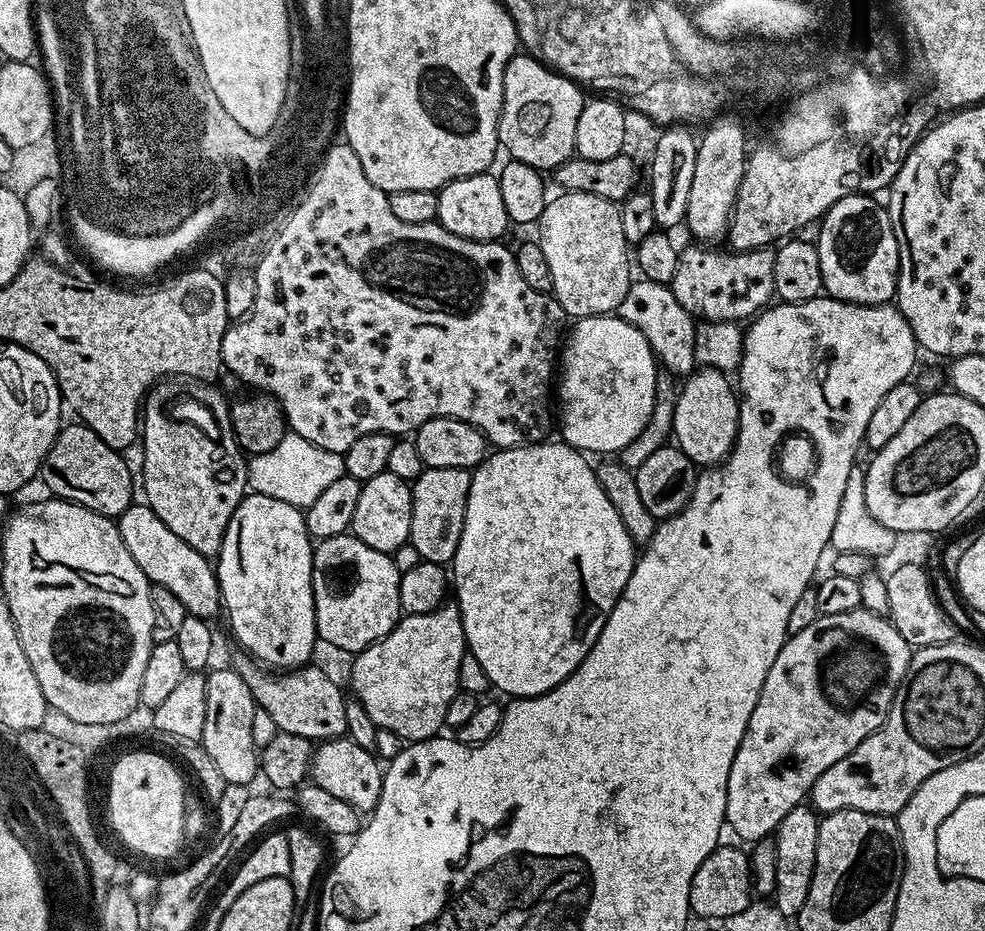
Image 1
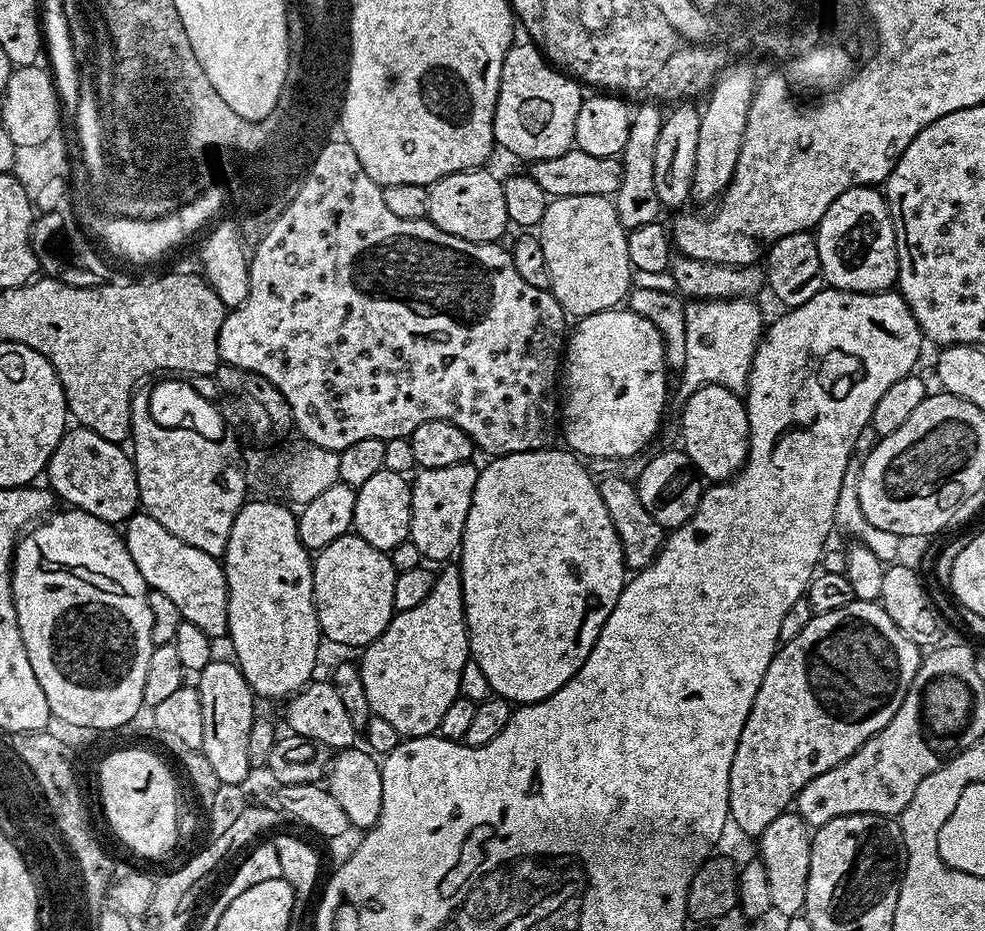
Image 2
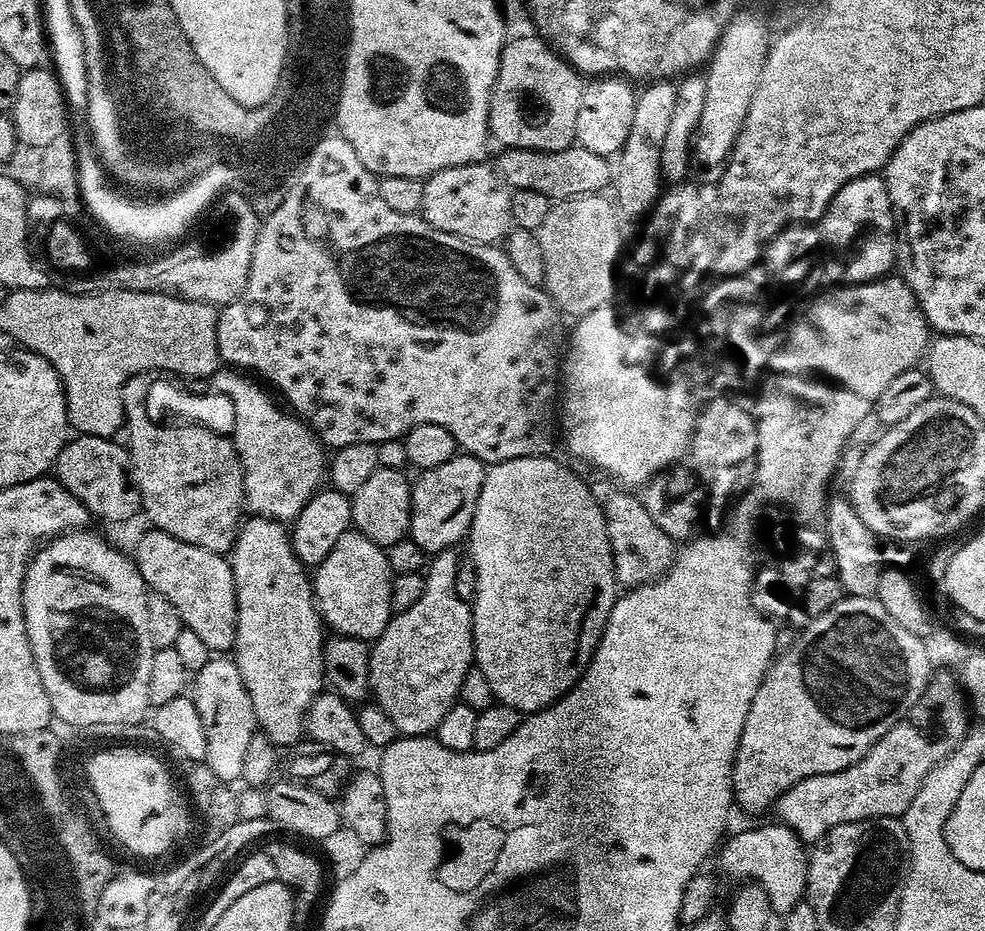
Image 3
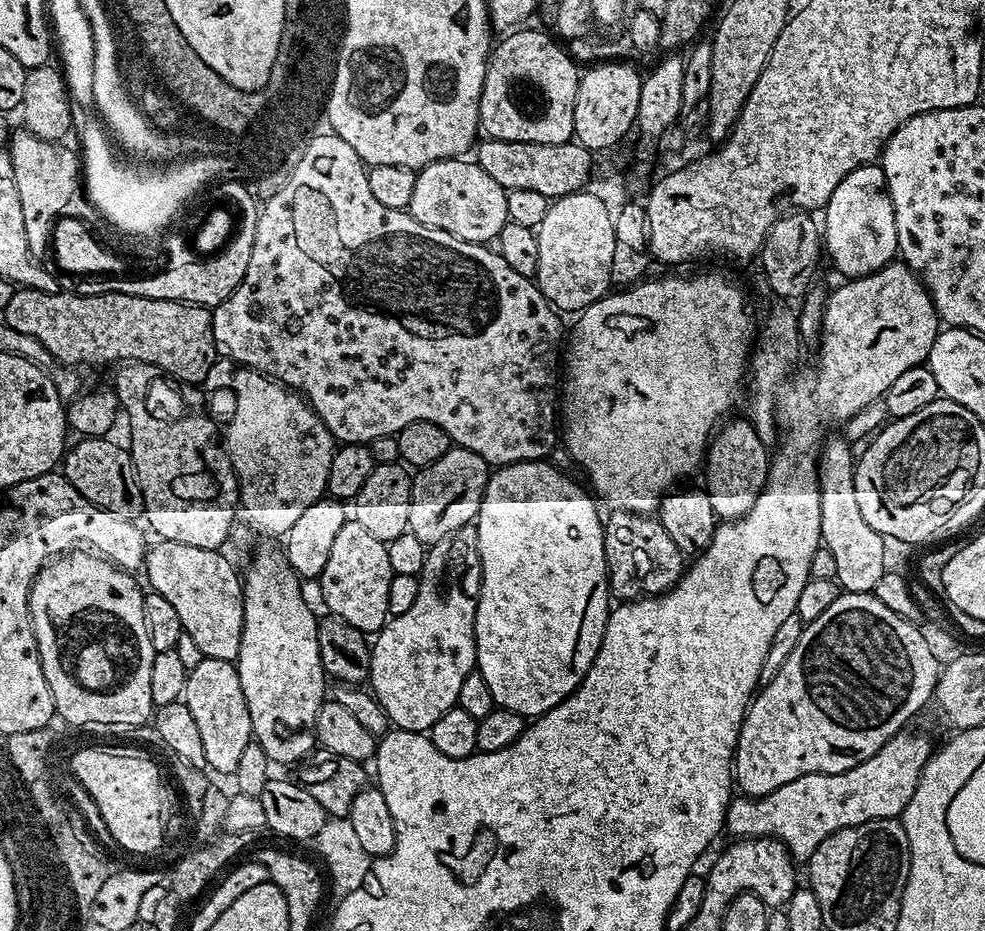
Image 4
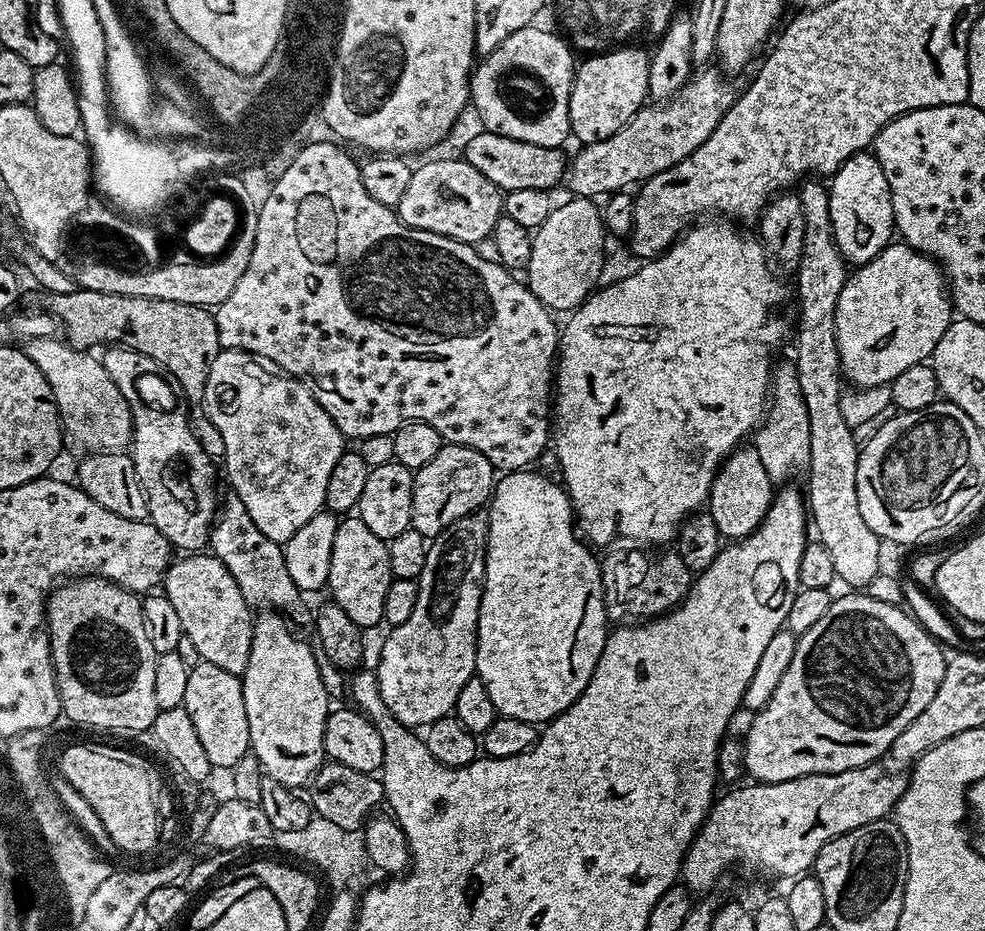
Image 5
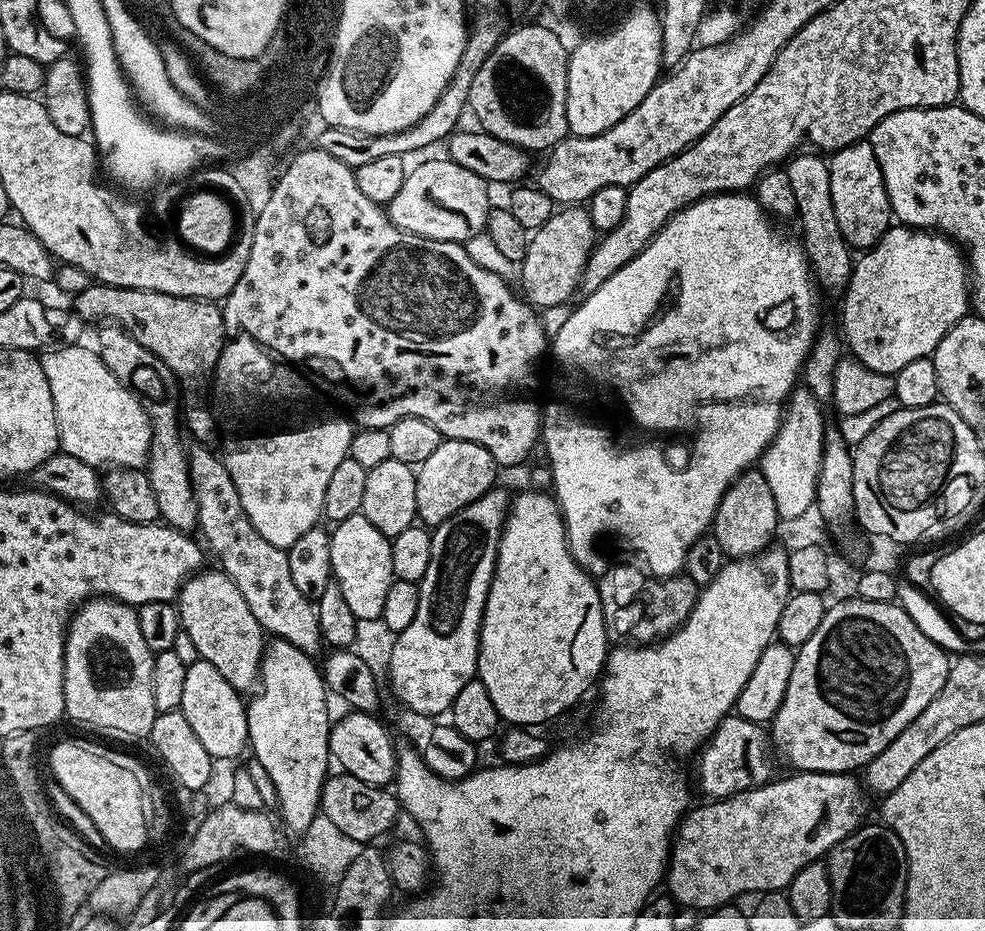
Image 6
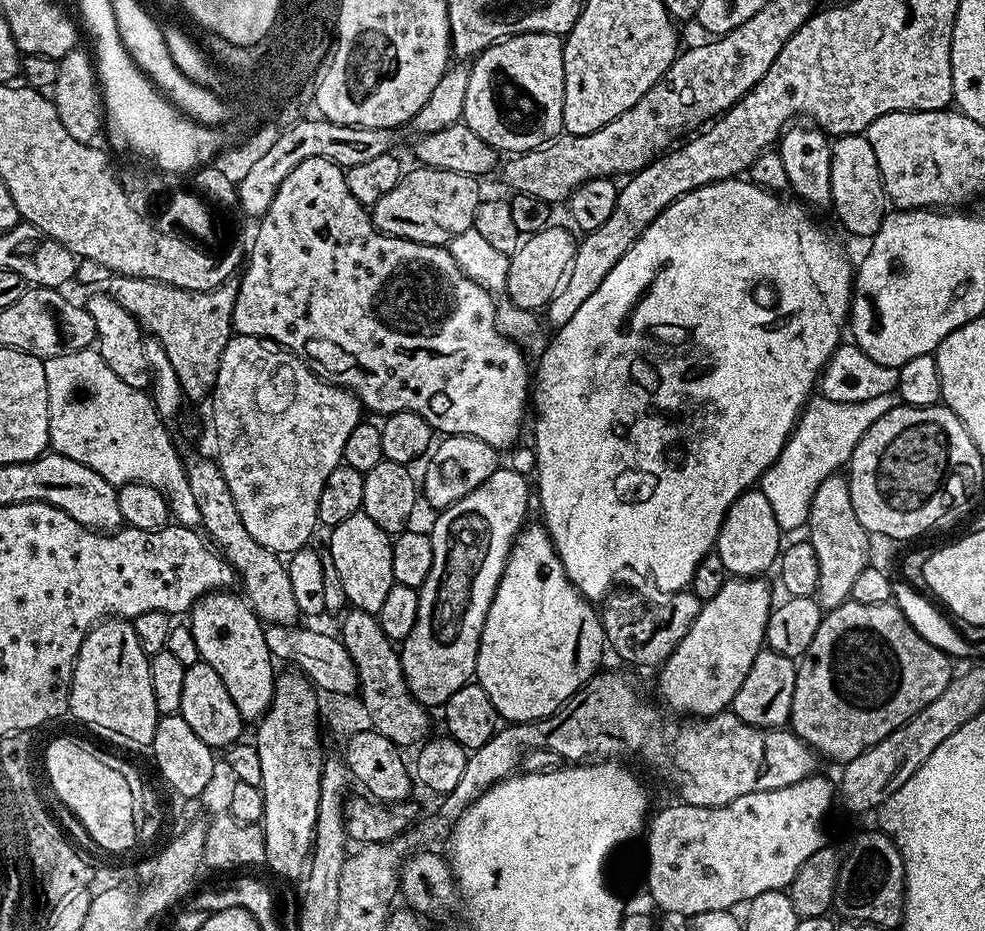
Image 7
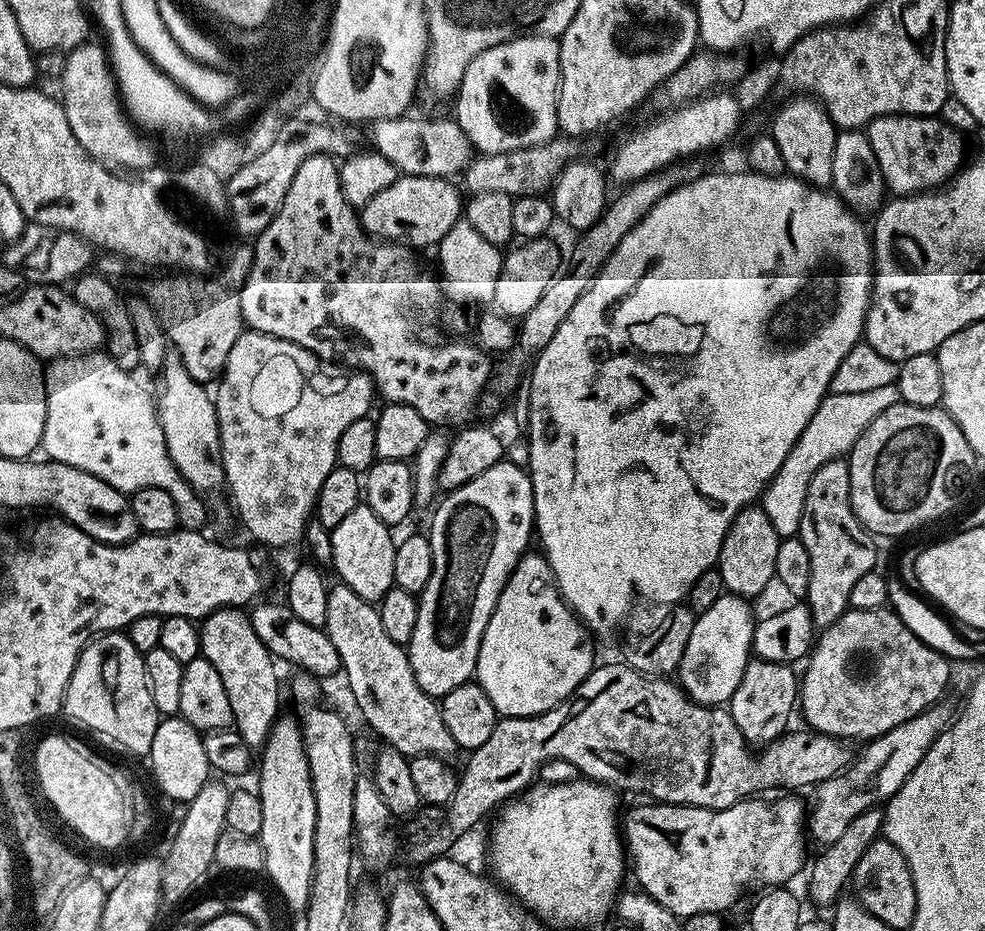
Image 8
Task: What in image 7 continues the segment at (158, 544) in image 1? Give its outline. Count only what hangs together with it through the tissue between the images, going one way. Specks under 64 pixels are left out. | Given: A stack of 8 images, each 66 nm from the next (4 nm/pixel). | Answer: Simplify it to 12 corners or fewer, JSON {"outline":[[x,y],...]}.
{"outline":[[232,590],[190,609],[199,659],[214,666],[241,718],[276,689],[265,625]]}

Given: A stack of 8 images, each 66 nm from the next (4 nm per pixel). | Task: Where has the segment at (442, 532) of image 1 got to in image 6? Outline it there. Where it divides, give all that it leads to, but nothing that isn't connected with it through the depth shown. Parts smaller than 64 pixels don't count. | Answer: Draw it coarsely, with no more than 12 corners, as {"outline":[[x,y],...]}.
{"outline":[[441,439],[415,469],[419,523],[435,526],[497,483],[478,442]]}

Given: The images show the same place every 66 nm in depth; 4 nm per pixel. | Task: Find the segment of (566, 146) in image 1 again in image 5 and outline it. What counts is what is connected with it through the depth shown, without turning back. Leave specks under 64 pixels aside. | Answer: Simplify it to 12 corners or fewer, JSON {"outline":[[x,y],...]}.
{"outline":[[529,26],[483,57],[470,104],[487,131],[558,148],[578,64]]}

